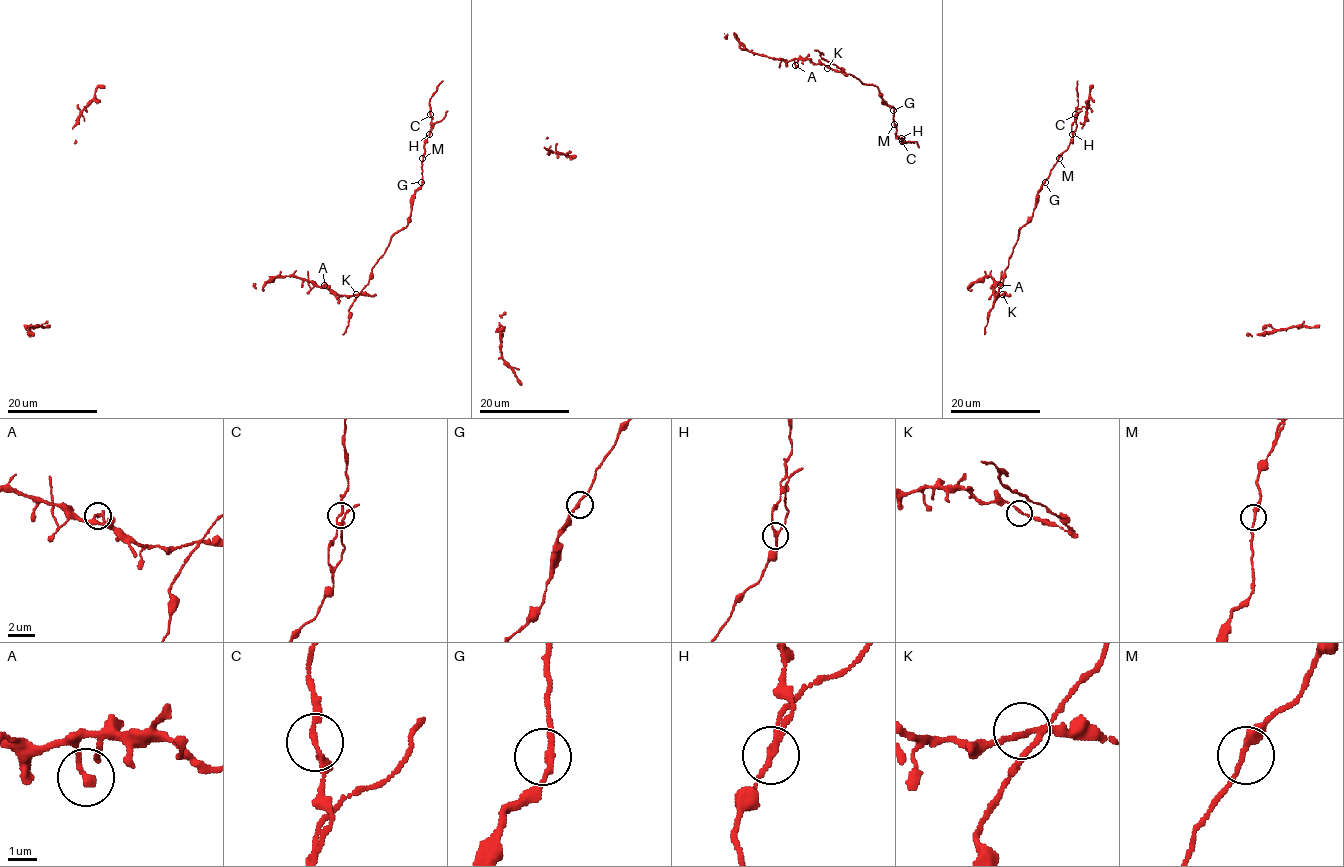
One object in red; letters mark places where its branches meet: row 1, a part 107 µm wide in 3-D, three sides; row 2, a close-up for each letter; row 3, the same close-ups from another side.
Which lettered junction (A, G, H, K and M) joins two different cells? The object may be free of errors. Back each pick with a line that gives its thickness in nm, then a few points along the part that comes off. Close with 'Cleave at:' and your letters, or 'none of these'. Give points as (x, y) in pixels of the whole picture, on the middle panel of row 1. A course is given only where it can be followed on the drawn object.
H: Thickness 160 nm. Course of the part to remove: (901, 138), (904, 136), (901, 143), (914, 143)
Cleave at: H

